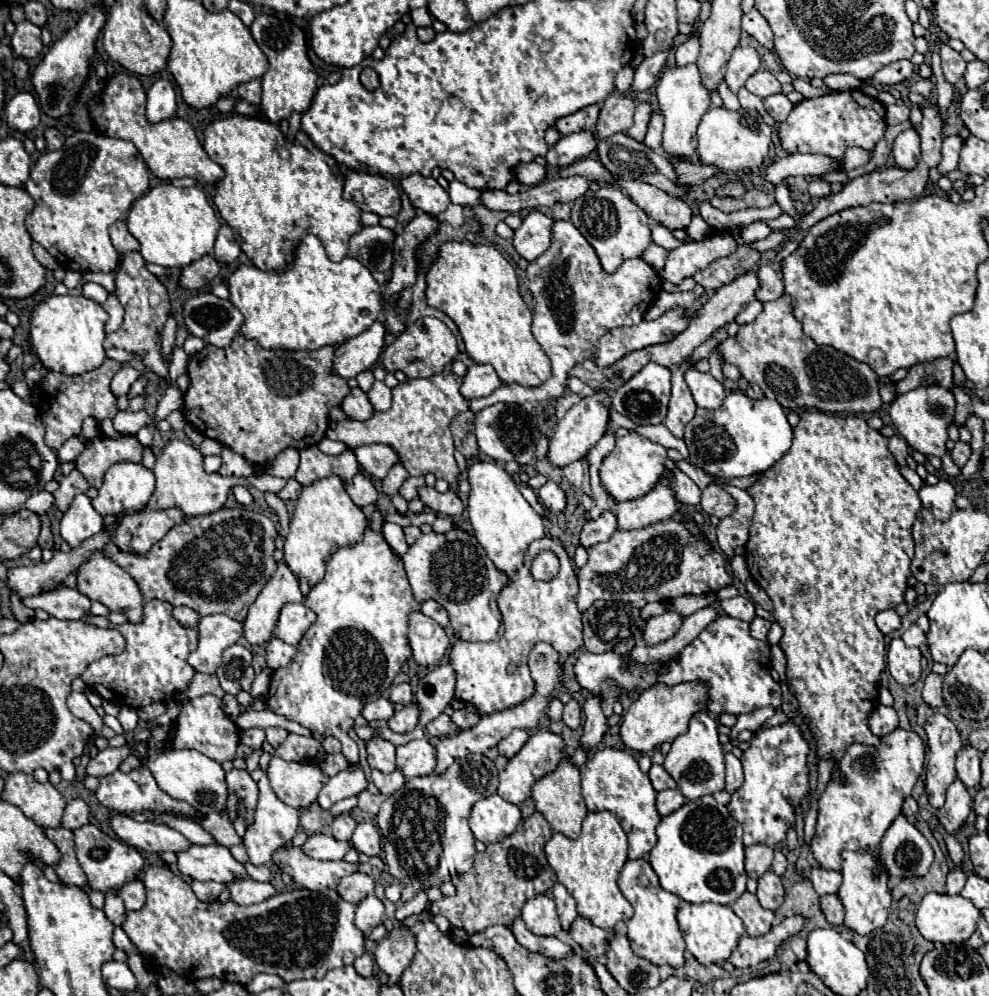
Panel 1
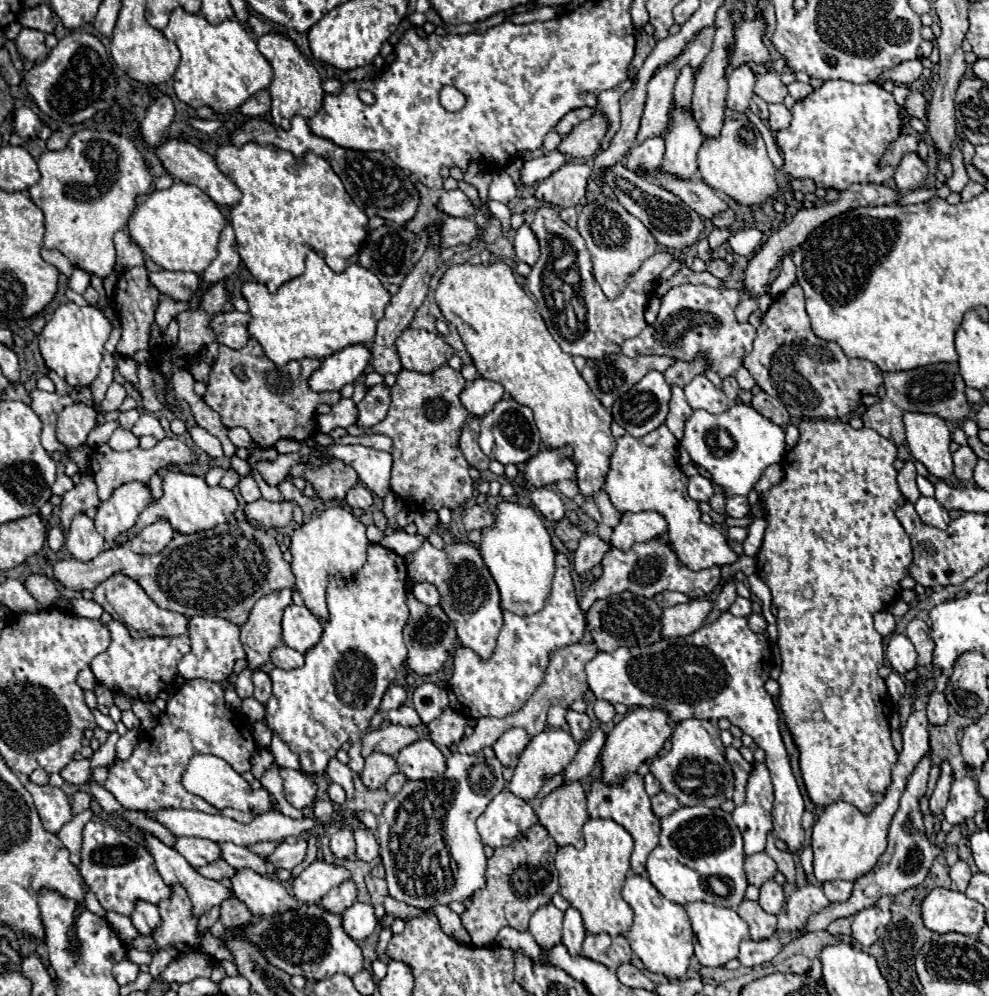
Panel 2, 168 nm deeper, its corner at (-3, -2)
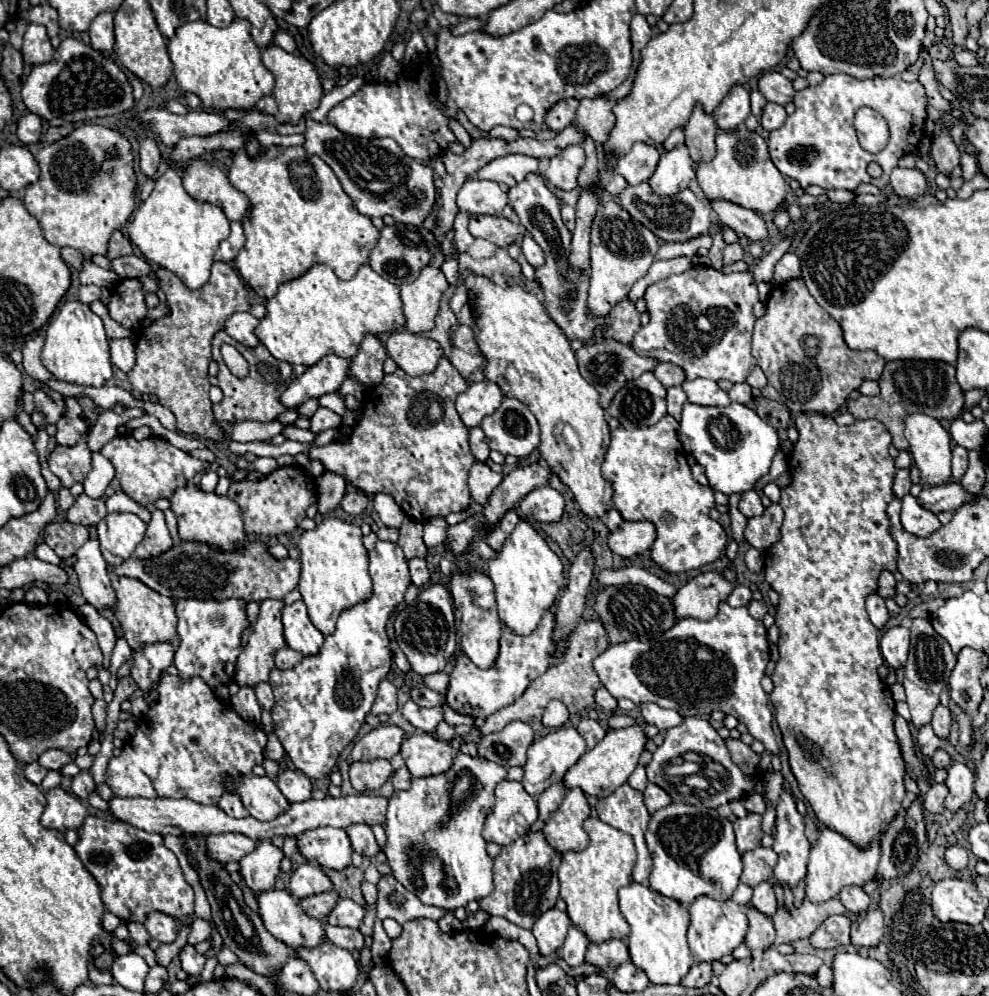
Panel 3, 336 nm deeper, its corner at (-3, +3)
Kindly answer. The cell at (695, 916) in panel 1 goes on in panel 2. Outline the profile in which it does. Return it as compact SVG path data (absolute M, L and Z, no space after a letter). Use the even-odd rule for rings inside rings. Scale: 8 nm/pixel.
M696 901L696 903L688 903L686 911L688 911L692 931L696 937L696 941L694 941L696 959L704 967L722 967L730 959L738 957L738 945L748 935L748 923L734 909L718 907L718 905L706 903L706 901Z

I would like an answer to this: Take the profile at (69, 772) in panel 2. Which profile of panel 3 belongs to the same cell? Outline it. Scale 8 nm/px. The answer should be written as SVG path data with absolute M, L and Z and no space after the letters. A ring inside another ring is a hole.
M50 748L50 750L44 750L40 756L38 756L38 764L48 768L48 770L58 770L62 764L70 762L70 756L64 752L64 750L56 750L56 748Z

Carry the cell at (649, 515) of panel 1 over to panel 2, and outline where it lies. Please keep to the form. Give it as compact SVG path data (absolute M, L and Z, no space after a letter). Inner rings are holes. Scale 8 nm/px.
M658 511L624 513L620 523L614 527L610 543L612 543L612 547L626 551L634 543L664 535L666 529L668 529L668 523L666 523L664 515Z

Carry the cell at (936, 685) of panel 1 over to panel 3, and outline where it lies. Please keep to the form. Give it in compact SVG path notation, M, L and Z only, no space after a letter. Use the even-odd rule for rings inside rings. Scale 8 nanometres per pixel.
M938 704L936 710L934 710L934 716L932 716L932 722L930 722L930 724L932 724L936 736L938 736L940 740L946 740L948 734L950 734L950 724L952 724L950 710L948 710L946 706Z

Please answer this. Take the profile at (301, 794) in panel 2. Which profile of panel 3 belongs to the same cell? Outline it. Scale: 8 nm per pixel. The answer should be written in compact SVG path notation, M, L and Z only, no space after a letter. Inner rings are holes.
M284 770L278 776L278 788L288 798L290 804L304 802L312 794L312 782L310 778L300 770Z

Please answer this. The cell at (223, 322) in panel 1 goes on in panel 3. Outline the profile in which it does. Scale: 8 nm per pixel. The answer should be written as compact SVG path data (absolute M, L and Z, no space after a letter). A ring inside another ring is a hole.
M236 312L228 318L226 332L228 332L228 336L232 336L234 340L238 340L244 346L258 346L260 340L254 334L256 326L258 326L258 320L252 314Z

